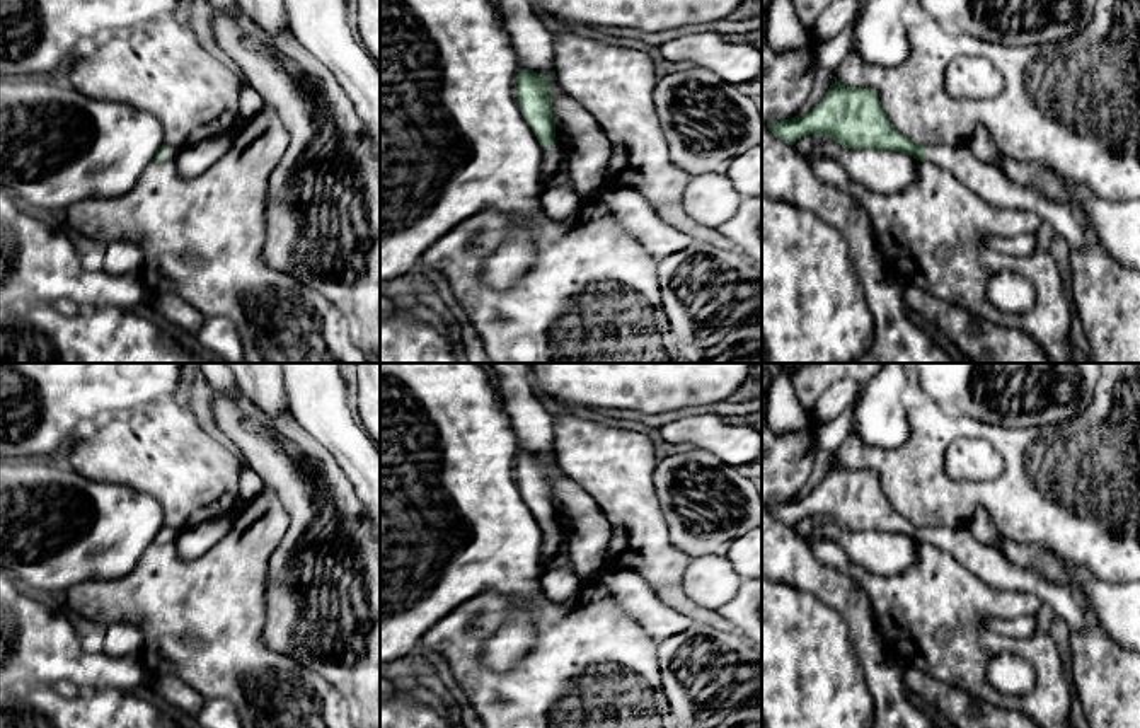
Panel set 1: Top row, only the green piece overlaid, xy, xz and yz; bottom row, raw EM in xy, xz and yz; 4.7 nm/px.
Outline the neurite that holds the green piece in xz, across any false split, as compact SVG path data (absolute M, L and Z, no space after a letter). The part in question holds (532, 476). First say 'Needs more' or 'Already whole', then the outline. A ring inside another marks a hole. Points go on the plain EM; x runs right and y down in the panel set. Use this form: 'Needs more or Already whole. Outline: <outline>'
Needs more. Outline: M520 452L515 465L515 479L520 493L544 532L540 547L542 573L571 568L564 534L554 523L556 505L552 498L552 479L549 476L550 462L557 462L554 454L550 460L545 460L533 452Z

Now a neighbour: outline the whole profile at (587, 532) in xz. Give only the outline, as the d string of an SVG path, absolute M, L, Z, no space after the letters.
M557 462L549 464L549 476L556 522L564 534L571 568L583 581L598 578L612 529L596 501Z

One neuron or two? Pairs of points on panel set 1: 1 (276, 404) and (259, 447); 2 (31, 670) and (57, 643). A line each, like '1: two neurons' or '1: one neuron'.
1: two neurons
2: one neuron

